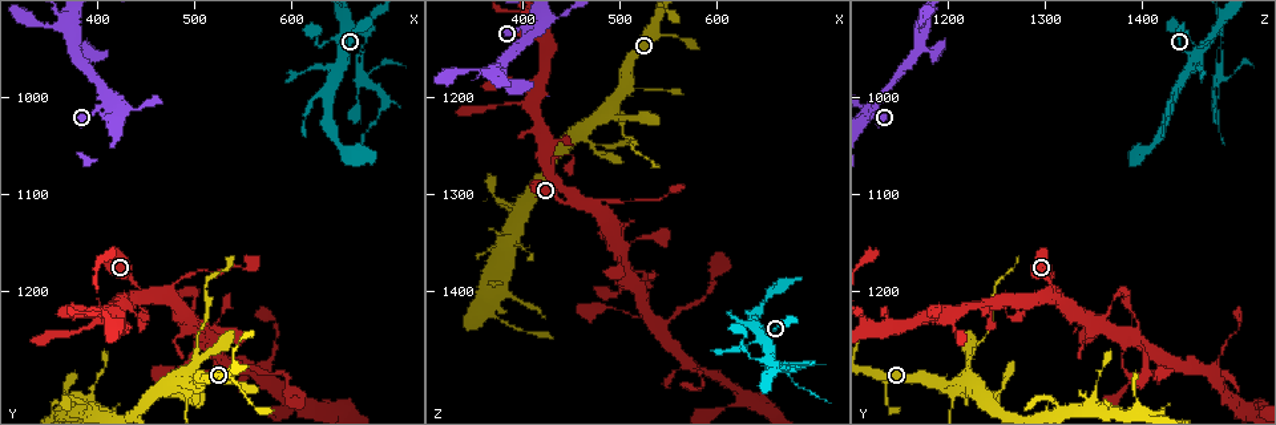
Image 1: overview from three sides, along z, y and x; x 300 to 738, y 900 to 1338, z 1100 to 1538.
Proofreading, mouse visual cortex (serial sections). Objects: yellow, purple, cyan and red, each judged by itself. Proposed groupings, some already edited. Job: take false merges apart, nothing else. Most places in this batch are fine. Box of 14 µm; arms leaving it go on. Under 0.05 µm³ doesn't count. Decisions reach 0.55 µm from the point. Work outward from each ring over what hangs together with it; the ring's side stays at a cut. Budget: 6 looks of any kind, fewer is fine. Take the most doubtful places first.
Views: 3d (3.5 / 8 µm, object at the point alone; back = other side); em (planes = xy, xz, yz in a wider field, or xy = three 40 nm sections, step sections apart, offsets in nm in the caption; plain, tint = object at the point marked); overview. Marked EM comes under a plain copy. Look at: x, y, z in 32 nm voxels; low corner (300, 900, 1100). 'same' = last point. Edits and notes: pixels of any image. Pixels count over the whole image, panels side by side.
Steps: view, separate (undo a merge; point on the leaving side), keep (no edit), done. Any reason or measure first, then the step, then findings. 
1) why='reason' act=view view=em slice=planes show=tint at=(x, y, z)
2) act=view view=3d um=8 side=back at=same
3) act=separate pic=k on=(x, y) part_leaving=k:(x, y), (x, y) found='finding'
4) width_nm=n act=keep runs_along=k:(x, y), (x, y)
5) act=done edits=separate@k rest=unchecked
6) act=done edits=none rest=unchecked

why='side arm on a straight run' act=view view=3d um=3.5 at=(670, 945, 1480)

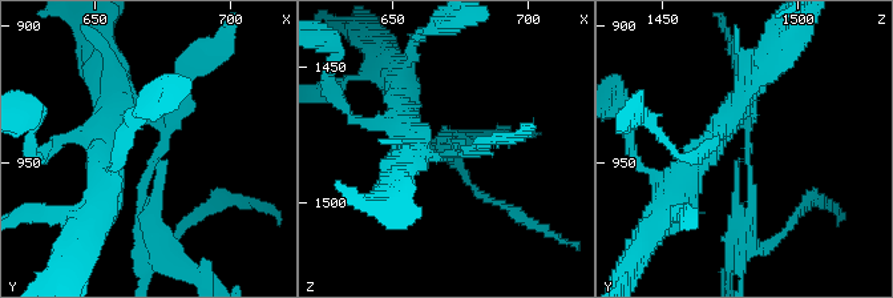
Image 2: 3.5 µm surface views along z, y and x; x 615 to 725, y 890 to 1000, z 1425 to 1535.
arms=3 arm_widths_nm=150,150,200 act=view view=em slice=xy step=2 show=tint at=(675, 948, 1481)

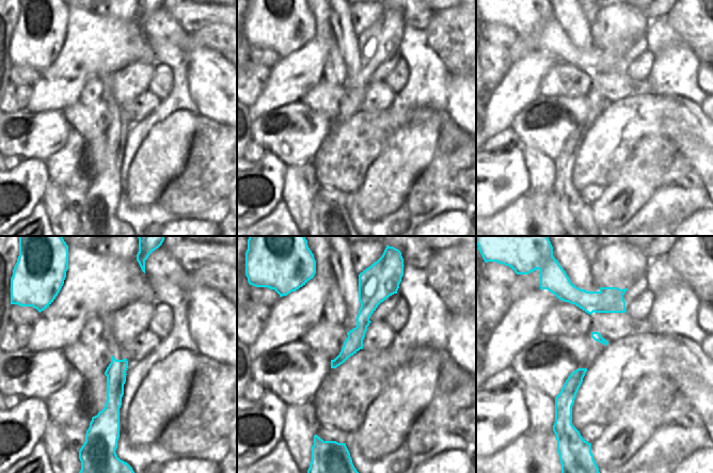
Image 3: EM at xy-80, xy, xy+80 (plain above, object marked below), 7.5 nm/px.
width_nm=140 act=separate pic=2 on=(146, 176) part_leaving=2:(164, 127), (144, 184), (160, 249) found='two cells meet here'

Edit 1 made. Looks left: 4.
act=view view=overview

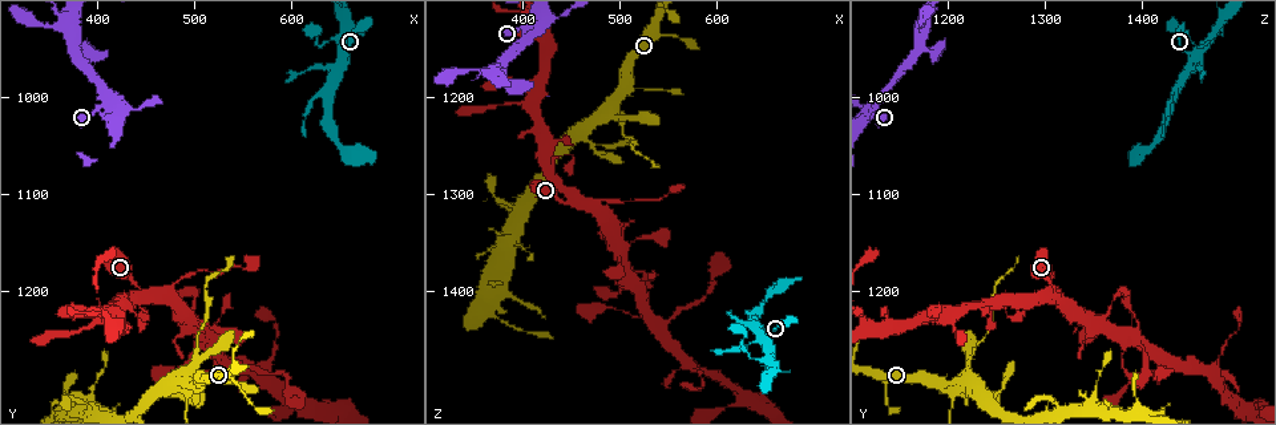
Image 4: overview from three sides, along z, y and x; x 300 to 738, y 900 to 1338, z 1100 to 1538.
why='abrupt turn' act=view view=3d um=3.5 at=(415, 1000, 1125)

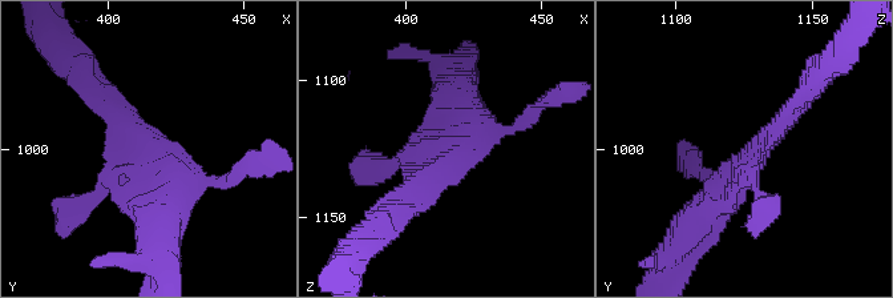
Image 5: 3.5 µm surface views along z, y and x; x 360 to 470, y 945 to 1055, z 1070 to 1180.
arms=4 arm_widths_nm=200,250,250,400 why='now the EM' act=view view=em slice=xy step=2 show=tint at=(414, 1003, 1129)

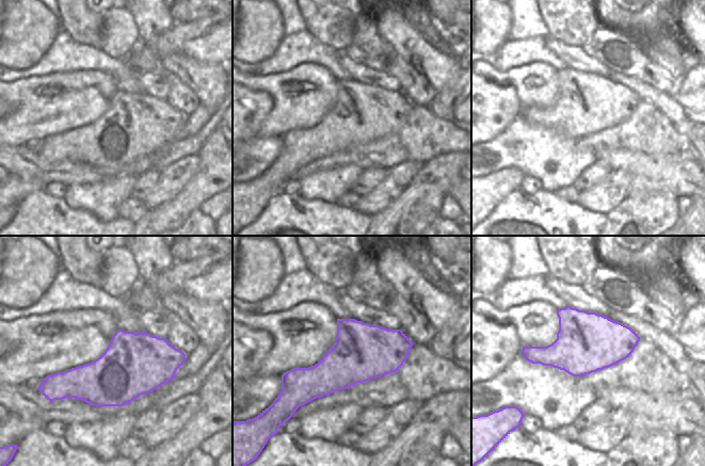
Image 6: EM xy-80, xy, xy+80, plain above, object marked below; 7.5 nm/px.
width_nm=440 act=keep runs_along=5:(766, 205), (755, 156), (803, 95) found='all the same cell'

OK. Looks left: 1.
act=done edits=separate@2 rest=unchecked

